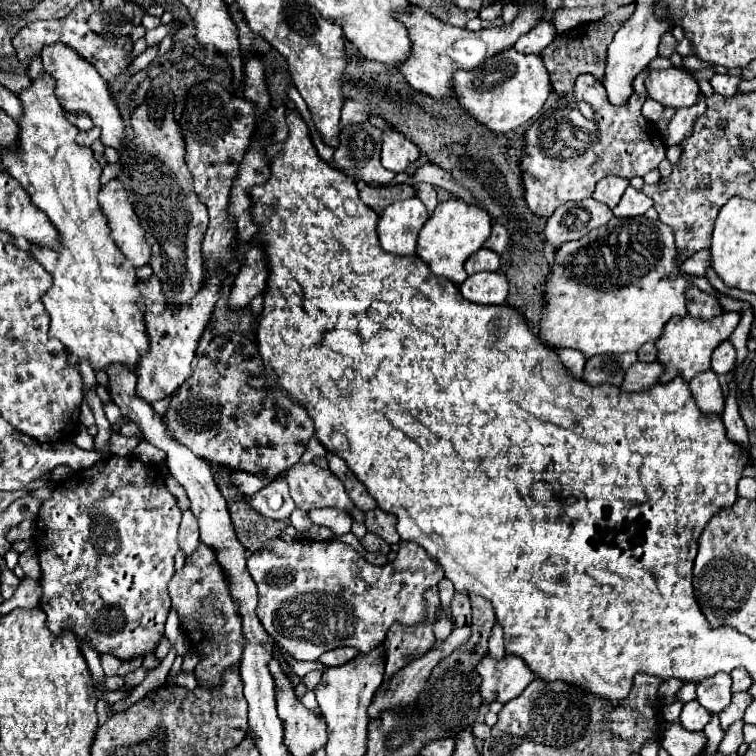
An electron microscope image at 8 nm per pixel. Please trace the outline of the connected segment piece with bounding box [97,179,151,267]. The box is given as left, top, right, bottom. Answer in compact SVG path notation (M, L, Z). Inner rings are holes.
M113 179L103 185L97 195L97 201L103 215L107 217L111 237L123 251L123 255L133 263L133 267L147 265L151 249L145 241L145 231L141 229L141 223L127 201L127 193L121 181Z

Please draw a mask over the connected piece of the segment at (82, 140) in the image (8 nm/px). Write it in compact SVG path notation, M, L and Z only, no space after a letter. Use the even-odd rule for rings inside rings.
M93 127L89 131L83 131L83 133L77 135L77 143L83 145L83 147L91 147L95 139L99 139L99 129L97 127Z

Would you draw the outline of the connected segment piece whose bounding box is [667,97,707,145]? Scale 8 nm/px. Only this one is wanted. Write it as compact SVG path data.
M703 97L693 107L677 109L675 115L669 121L669 127L667 127L667 145L681 145L681 141L685 141L691 135L697 117L703 115L705 109L707 107L705 107L705 99Z

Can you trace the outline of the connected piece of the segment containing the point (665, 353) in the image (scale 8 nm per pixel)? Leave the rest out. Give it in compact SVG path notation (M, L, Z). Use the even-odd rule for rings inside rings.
M725 311L721 317L715 317L713 321L693 321L693 317L673 317L665 327L663 337L657 341L657 363L663 365L659 383L669 383L675 377L691 381L697 373L707 371L711 363L711 353L715 351L717 345L729 339L737 323L739 313L733 311Z

